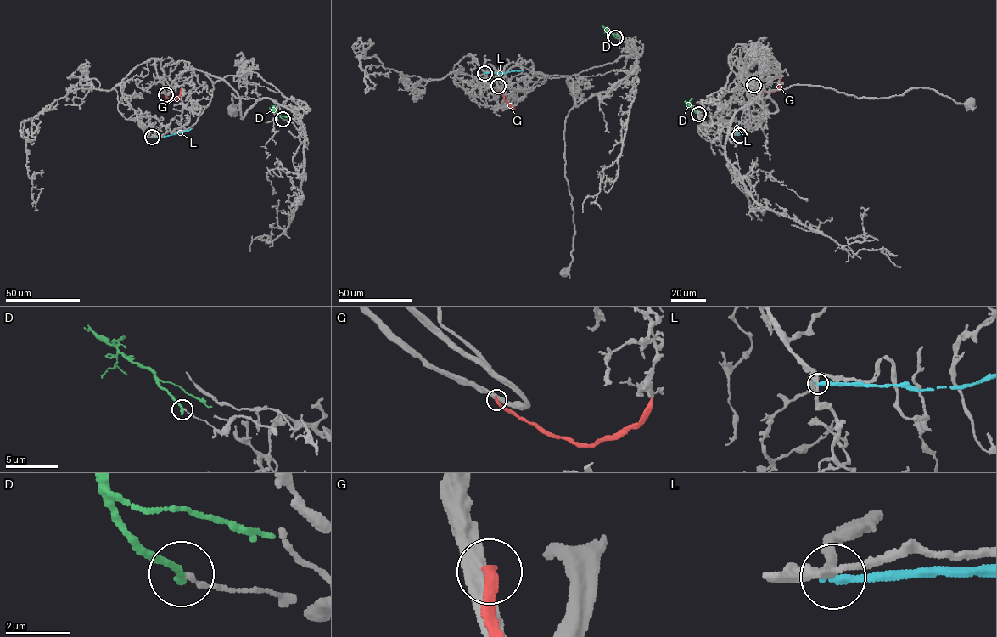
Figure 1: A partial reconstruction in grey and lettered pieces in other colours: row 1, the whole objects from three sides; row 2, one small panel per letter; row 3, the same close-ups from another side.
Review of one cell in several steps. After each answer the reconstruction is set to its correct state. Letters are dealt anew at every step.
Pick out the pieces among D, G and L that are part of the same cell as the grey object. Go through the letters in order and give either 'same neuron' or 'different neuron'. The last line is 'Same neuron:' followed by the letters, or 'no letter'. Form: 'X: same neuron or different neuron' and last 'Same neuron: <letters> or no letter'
D: different neuron
G: different neuron
L: different neuron
Same neuron: no letter

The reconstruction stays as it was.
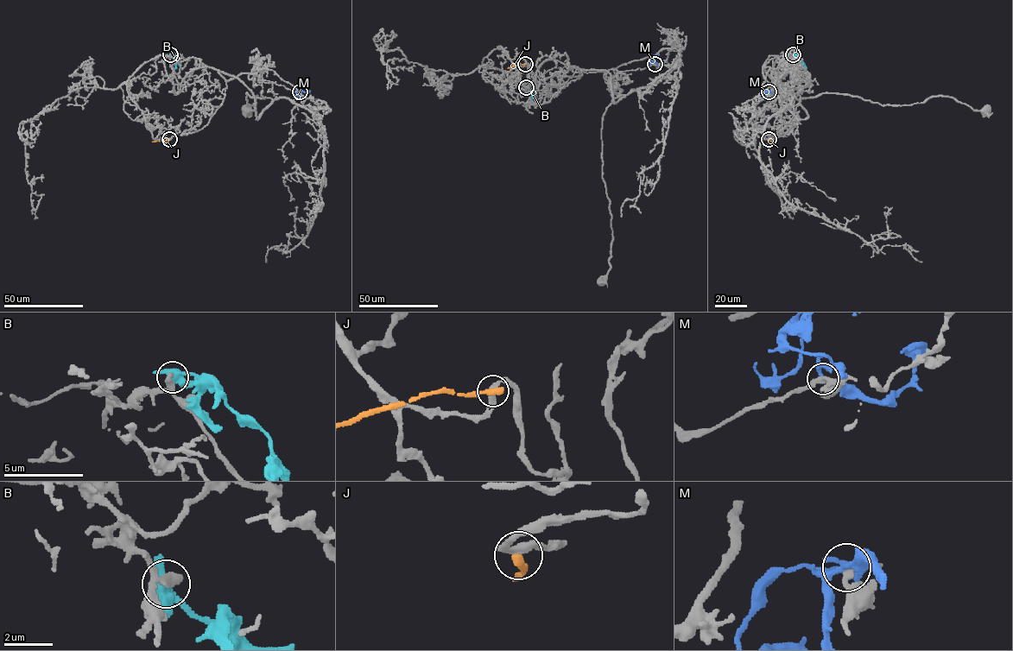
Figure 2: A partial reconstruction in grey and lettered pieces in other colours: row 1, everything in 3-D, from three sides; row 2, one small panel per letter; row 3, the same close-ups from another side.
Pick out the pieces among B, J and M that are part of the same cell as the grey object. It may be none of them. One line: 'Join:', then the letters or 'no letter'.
Join: no letter

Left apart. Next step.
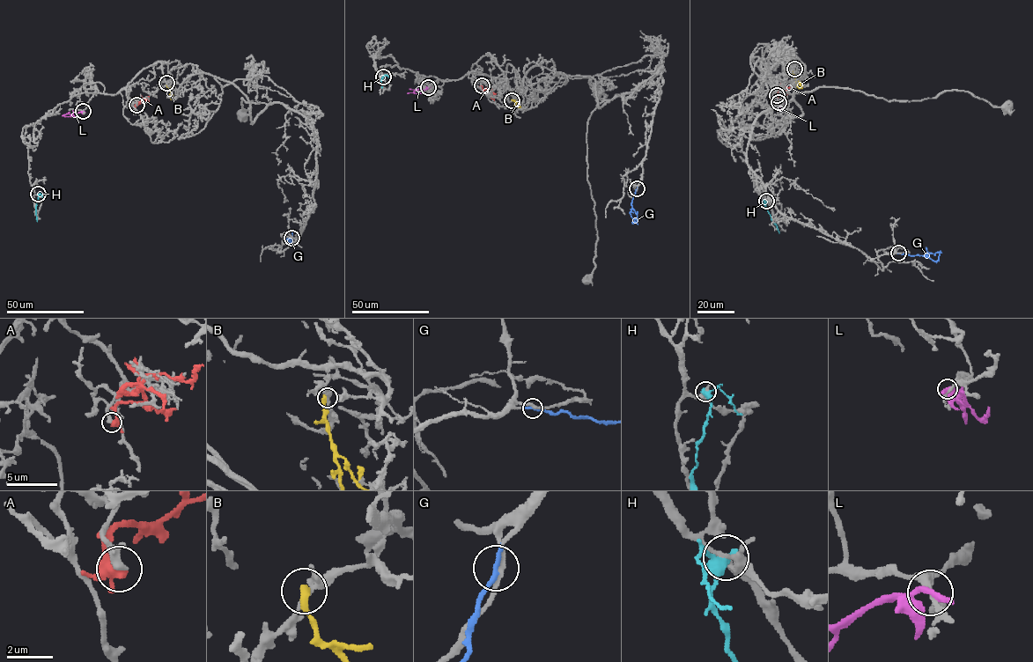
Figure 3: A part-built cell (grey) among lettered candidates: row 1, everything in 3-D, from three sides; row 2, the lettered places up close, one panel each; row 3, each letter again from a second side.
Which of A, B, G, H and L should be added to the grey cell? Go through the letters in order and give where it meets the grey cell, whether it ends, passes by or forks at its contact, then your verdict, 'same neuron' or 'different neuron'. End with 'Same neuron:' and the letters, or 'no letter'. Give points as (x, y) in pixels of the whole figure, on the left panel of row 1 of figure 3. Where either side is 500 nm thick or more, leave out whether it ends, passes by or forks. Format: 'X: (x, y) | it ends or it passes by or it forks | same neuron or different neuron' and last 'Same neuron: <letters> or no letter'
A: (136, 105) | it forks | different neuron
B: (166, 83) | it ends | different neuron
G: (291, 238) | it ends | same neuron
H: (38, 194) | it passes by | different neuron
L: (83, 111) | it ends | different neuron
Same neuron: G

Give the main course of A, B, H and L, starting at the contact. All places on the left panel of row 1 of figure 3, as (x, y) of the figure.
A: (136, 106), (136, 102), (149, 96)
B: (166, 84), (171, 99), (175, 98)
H: (38, 194), (37, 221)
L: (83, 111), (75, 115), (69, 114), (62, 115)

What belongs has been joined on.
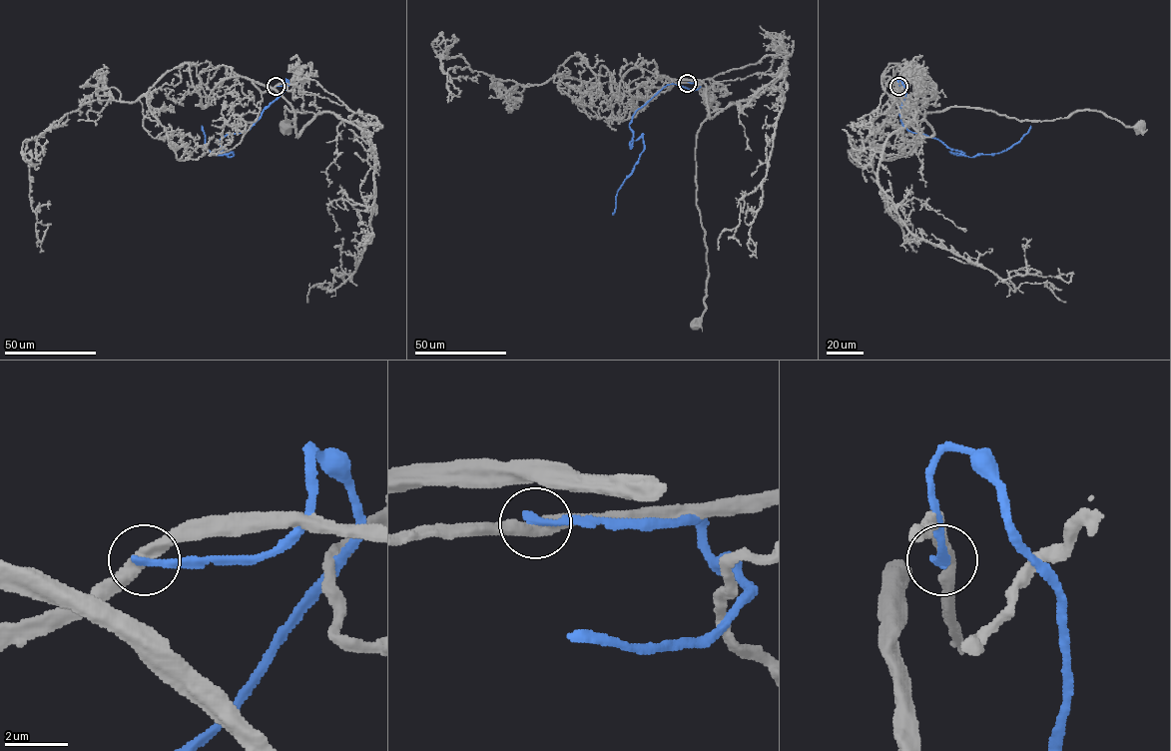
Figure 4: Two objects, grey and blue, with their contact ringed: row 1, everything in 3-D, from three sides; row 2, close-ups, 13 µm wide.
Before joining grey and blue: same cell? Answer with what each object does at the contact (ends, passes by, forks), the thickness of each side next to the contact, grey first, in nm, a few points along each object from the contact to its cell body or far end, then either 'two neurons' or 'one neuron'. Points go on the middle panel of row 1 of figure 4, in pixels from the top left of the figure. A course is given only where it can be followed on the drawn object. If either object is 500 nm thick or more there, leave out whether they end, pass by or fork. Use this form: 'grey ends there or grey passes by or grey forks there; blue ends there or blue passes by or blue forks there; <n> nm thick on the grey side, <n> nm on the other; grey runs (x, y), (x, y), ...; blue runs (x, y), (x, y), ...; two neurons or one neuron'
grey passes by; blue ends there; 400 nm thick on the grey side, 280 nm on the other; grey runs (687, 82), (663, 76), (700, 80), (710, 118), (725, 108), (697, 134), (708, 278), (697, 324); blue runs (687, 82), (699, 87), (669, 84), (633, 116), (630, 146), (642, 136), (644, 149), (619, 190), (613, 215); two neurons

